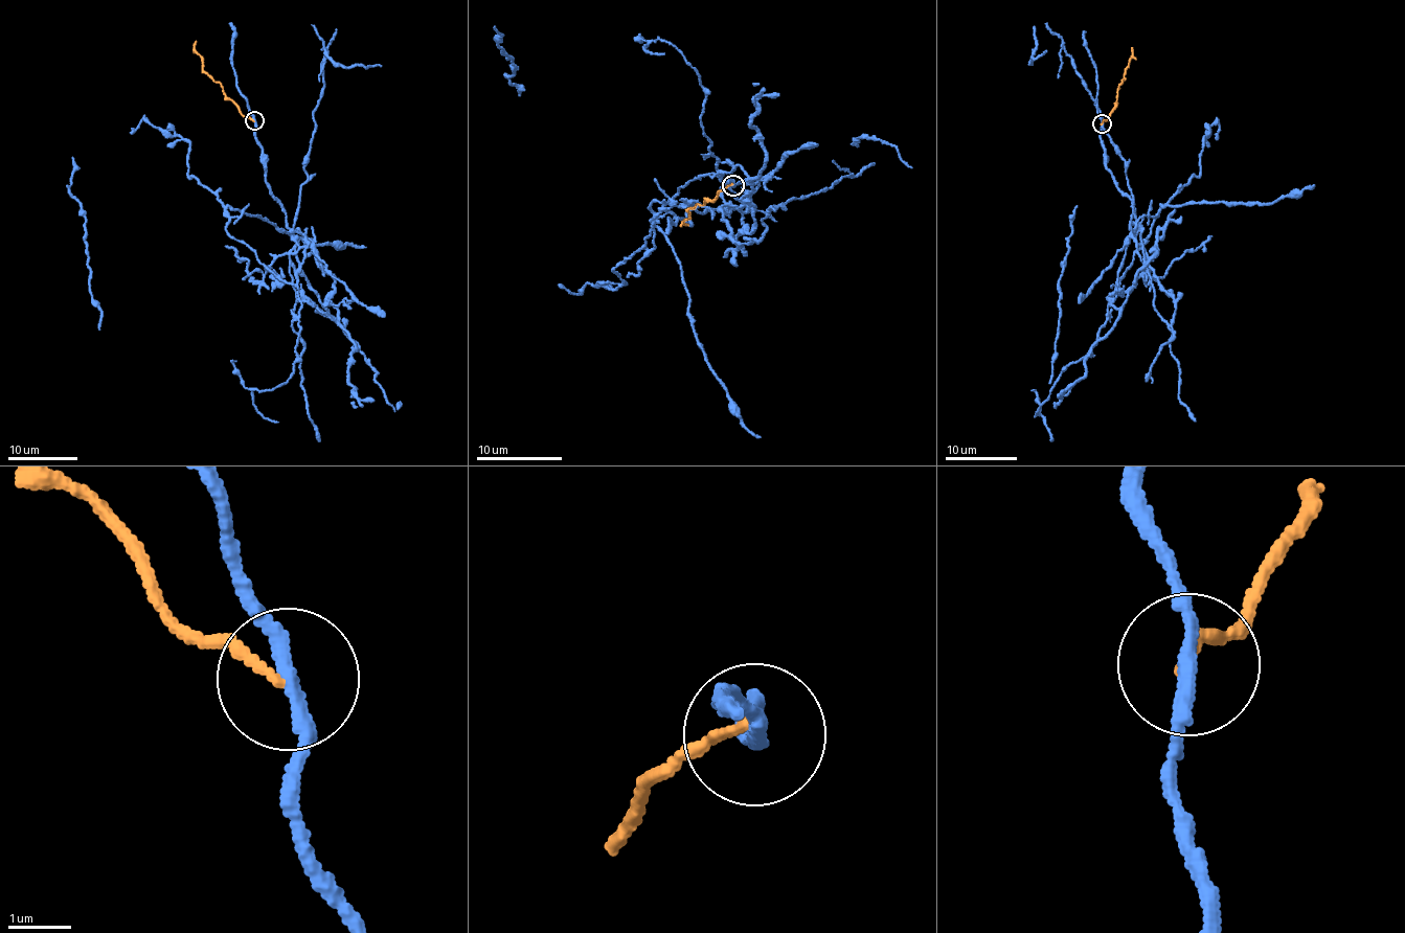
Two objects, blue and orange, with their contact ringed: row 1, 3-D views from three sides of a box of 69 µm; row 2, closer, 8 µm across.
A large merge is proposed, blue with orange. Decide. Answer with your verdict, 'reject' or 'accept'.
reject

